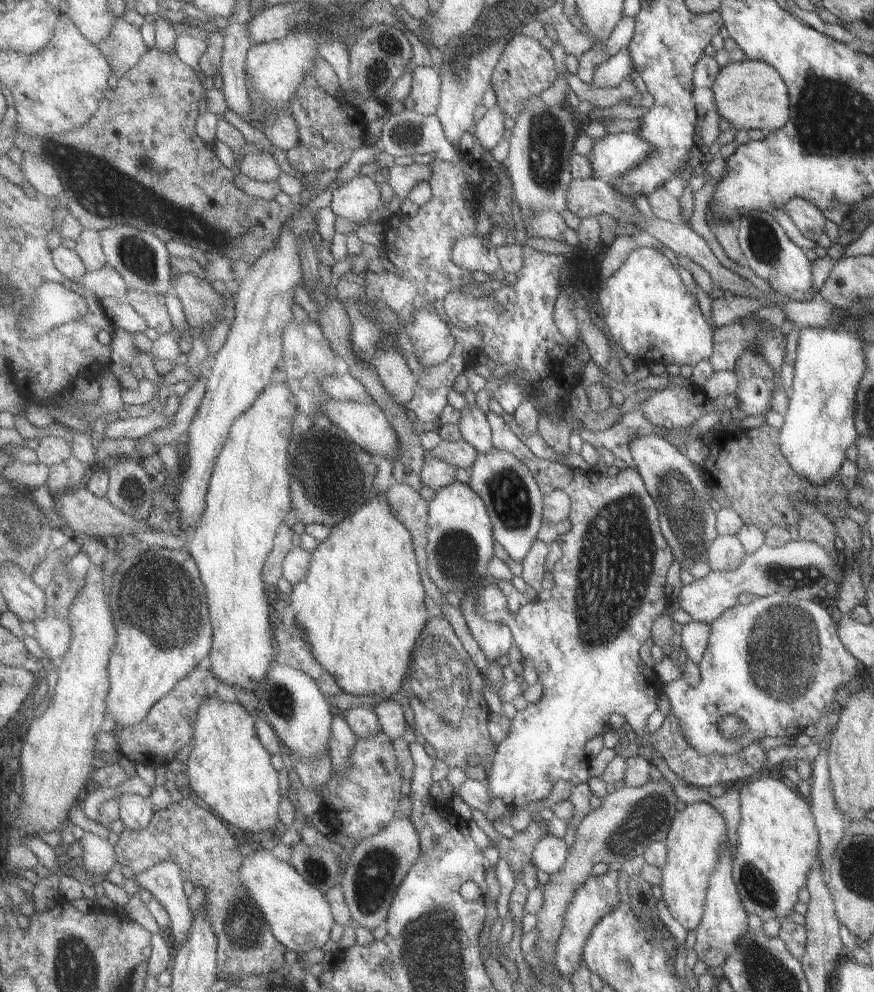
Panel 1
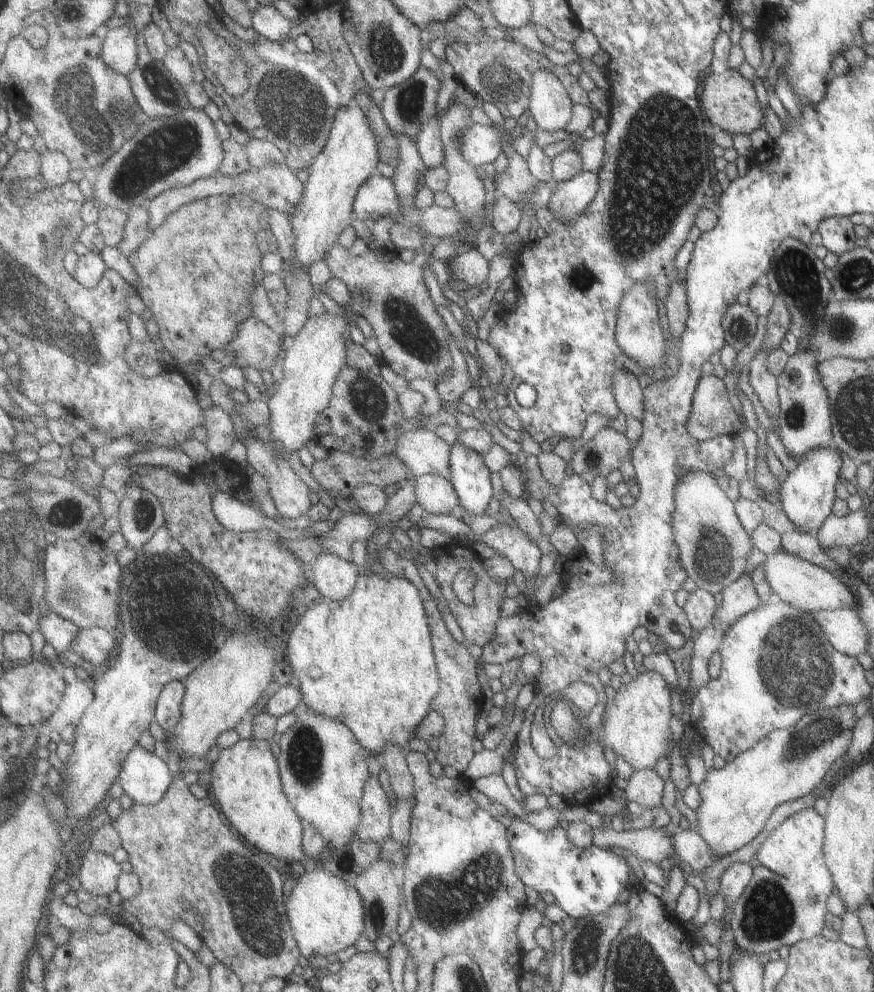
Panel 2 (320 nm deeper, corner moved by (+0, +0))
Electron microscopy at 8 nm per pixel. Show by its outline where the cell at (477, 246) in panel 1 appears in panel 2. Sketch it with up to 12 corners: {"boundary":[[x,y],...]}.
{"boundary":[[478,247],[462,249],[448,262],[454,279],[478,287],[491,261]]}

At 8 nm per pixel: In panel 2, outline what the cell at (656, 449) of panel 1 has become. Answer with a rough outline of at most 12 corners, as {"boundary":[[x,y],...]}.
{"boundary":[[686,468],[672,525],[697,586],[719,596],[752,548],[711,473]]}

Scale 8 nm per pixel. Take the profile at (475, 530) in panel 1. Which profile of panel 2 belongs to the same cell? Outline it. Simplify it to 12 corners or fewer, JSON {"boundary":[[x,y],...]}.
{"boundary":[[457,443],[451,482],[460,511],[485,514],[493,471],[484,456]]}

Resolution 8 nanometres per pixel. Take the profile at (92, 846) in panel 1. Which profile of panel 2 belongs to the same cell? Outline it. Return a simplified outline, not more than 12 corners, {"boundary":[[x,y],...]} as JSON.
{"boundary":[[91,846],[82,852],[79,878],[91,896],[109,896],[121,863]]}

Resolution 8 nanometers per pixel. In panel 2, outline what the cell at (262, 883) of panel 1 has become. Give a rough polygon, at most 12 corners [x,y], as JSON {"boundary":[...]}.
{"boundary":[[321,868],[285,904],[303,957],[365,936],[355,885]]}

